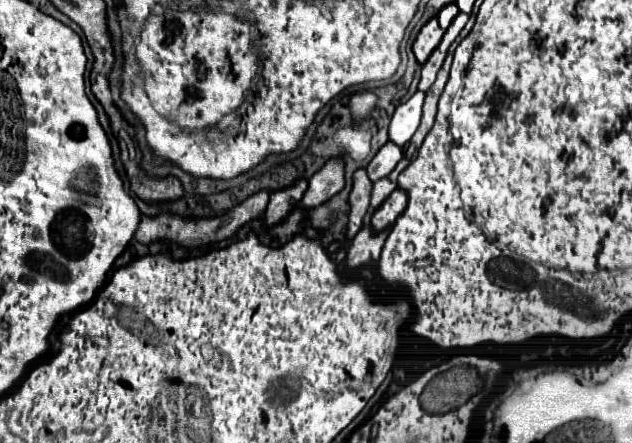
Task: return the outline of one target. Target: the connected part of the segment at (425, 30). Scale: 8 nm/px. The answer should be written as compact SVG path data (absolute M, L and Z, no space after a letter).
M438 19L428 21L420 29L420 33L418 33L418 37L416 37L414 45L412 45L412 51L414 51L416 59L418 59L418 63L424 63L430 57L430 53L438 47L438 43L440 43L440 39L444 35L444 29L446 29L444 21L438 21Z

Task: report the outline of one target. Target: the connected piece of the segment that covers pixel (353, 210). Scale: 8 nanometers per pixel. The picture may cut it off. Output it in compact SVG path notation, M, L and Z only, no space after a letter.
M358 169L354 173L354 185L352 185L352 193L350 193L350 221L348 221L348 239L352 239L360 227L362 227L362 219L370 209L370 191L372 191L372 181L366 173L366 169Z

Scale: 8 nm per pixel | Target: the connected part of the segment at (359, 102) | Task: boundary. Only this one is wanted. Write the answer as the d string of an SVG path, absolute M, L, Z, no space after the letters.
M356 93L350 97L350 111L352 111L352 119L354 123L360 123L364 121L374 109L376 109L376 103L378 103L378 95L376 93Z

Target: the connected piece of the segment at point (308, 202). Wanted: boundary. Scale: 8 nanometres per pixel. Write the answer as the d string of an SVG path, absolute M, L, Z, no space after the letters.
M340 155L330 157L320 171L316 171L308 183L308 189L300 201L300 207L312 209L334 197L344 187L344 159Z

